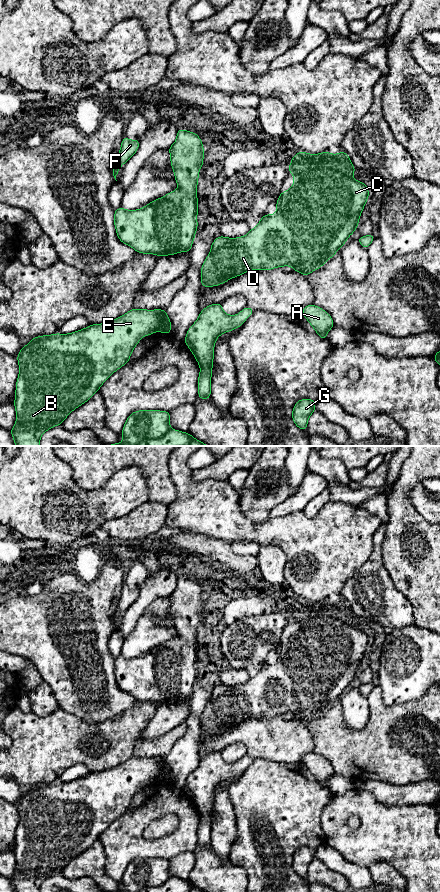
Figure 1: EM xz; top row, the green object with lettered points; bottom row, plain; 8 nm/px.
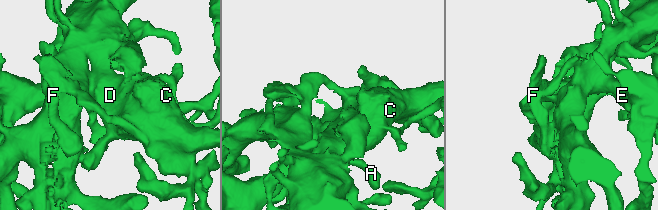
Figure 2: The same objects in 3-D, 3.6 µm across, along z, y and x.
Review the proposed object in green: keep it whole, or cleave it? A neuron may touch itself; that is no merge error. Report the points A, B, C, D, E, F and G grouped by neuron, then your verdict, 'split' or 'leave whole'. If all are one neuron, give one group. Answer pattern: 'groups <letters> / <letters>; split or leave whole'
groups A B C D E F G; leave whole

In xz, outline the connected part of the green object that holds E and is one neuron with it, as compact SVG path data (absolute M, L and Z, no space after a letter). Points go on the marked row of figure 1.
M133 307L129 312L114 320L102 324L91 324L76 332L31 338L30 343L23 345L16 356L19 365L13 403L16 410L16 422L10 430L15 446L40 446L40 438L47 430L62 425L72 411L86 403L115 371L128 363L133 349L141 338L152 335L156 331L162 334L171 333L171 321L166 310Z

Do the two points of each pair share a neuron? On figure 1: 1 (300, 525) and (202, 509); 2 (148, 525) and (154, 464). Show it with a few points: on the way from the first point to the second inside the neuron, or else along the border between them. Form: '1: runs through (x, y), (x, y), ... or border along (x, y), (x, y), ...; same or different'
1: runs through (276, 531), (249, 532), (237, 528), (226, 521); same
2: border along (149, 500), (157, 500), (167, 505); different

